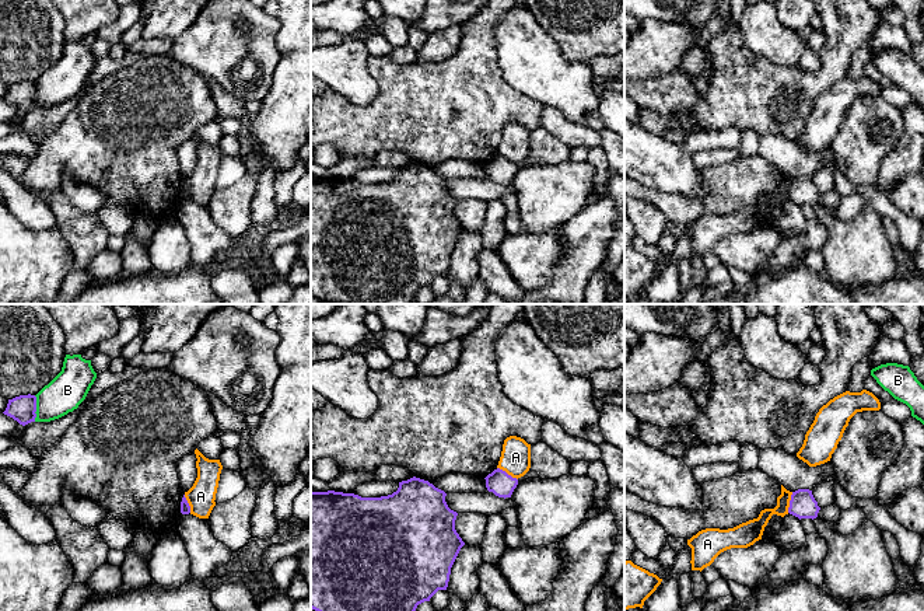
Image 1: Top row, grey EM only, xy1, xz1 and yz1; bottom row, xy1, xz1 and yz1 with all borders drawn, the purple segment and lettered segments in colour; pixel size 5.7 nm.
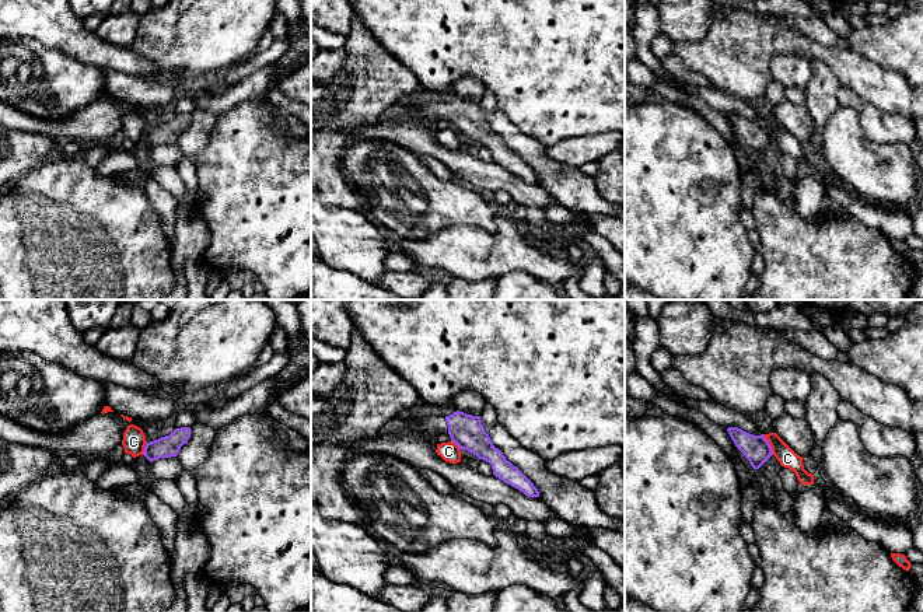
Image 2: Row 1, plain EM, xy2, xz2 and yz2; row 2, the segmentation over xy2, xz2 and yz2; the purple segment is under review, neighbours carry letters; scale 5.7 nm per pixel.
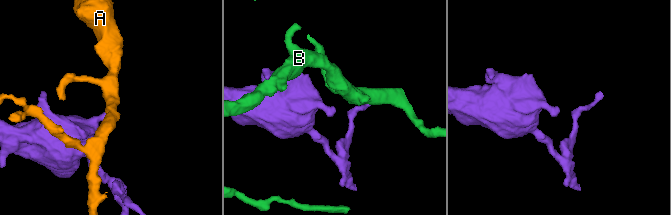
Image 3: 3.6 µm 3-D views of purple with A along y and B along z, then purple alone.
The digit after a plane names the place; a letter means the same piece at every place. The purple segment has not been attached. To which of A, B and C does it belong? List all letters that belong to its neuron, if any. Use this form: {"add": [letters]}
{"add": []}

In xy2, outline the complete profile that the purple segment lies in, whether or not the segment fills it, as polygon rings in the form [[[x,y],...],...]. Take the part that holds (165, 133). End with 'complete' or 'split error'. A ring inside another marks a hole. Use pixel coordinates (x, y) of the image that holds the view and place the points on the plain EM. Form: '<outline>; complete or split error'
[[[190,113],[175,115],[169,122],[146,129],[143,141],[150,147],[176,143],[181,133],[188,129]]]; complete

